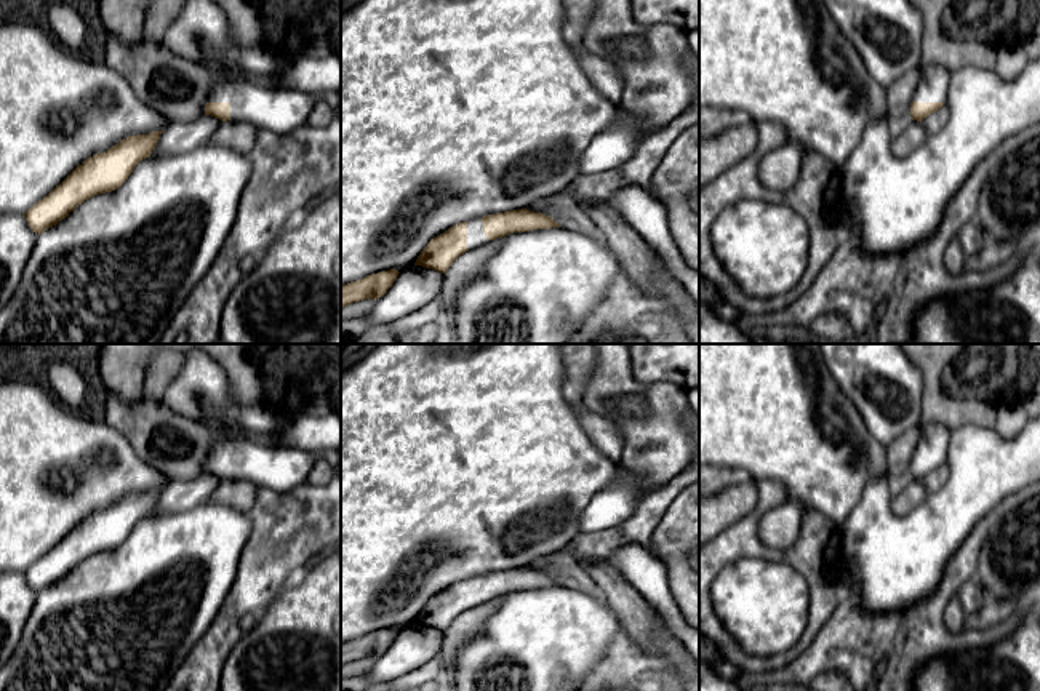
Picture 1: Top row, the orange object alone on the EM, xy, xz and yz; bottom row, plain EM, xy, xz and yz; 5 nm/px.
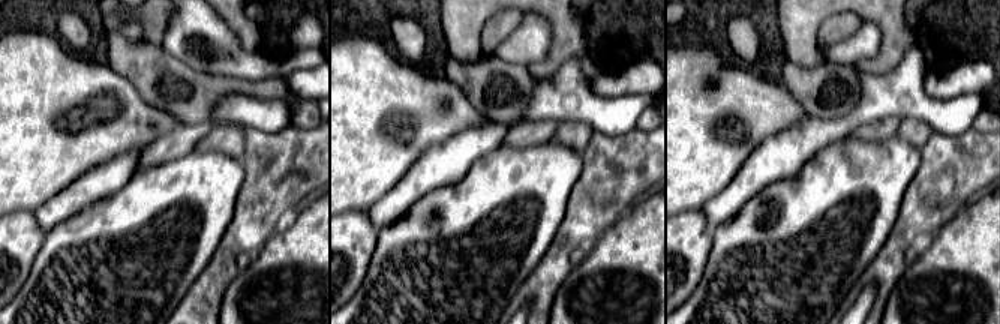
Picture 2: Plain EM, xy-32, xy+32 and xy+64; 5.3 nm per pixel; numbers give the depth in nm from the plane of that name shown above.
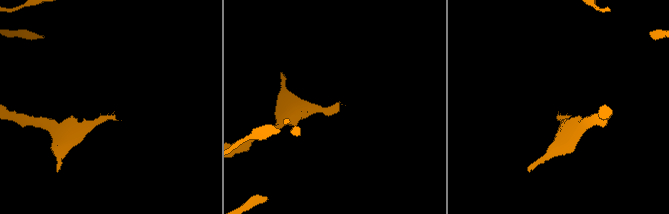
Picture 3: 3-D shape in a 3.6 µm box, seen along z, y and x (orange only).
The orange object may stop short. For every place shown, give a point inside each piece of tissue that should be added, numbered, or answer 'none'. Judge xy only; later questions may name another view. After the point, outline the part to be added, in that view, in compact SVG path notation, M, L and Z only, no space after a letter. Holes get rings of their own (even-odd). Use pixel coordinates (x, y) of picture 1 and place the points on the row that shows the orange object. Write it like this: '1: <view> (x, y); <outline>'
1: xy (282, 111); M238 67L224 70L237 77L219 83L208 102L229 102L230 120L242 120L277 133L288 133L307 123L317 101L325 101L336 112L341 107L341 93L306 93L298 90L266 90L245 78Z

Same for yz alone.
1: yz (933, 87); M942 64L920 67L920 82L915 90L915 102L947 102L950 72Z

